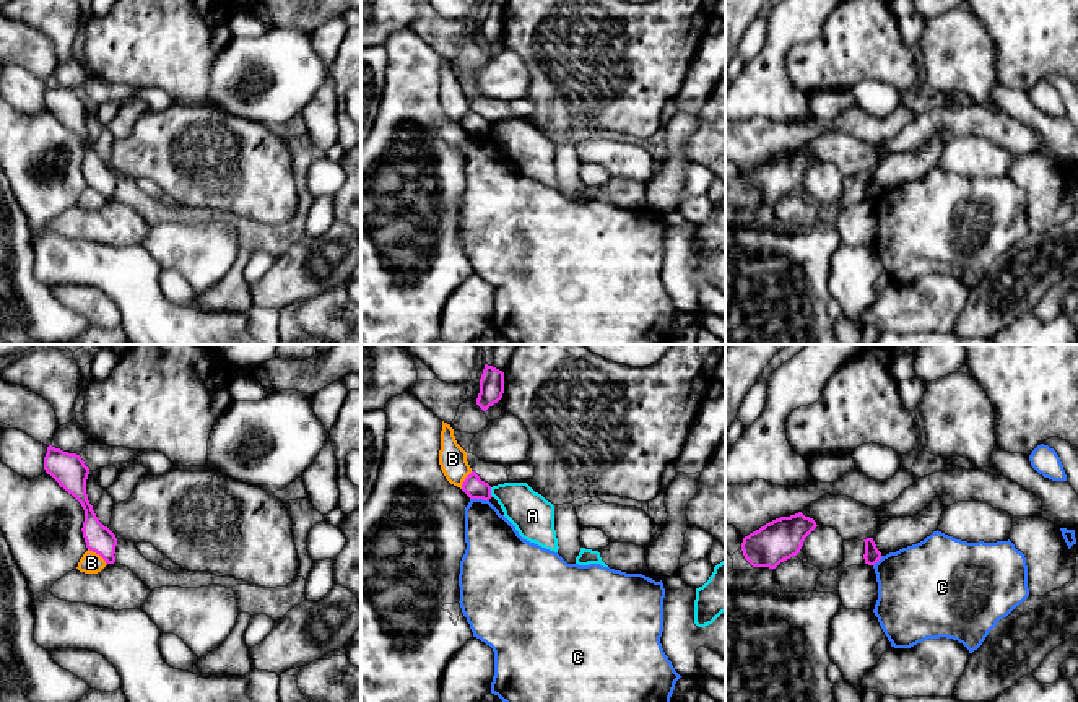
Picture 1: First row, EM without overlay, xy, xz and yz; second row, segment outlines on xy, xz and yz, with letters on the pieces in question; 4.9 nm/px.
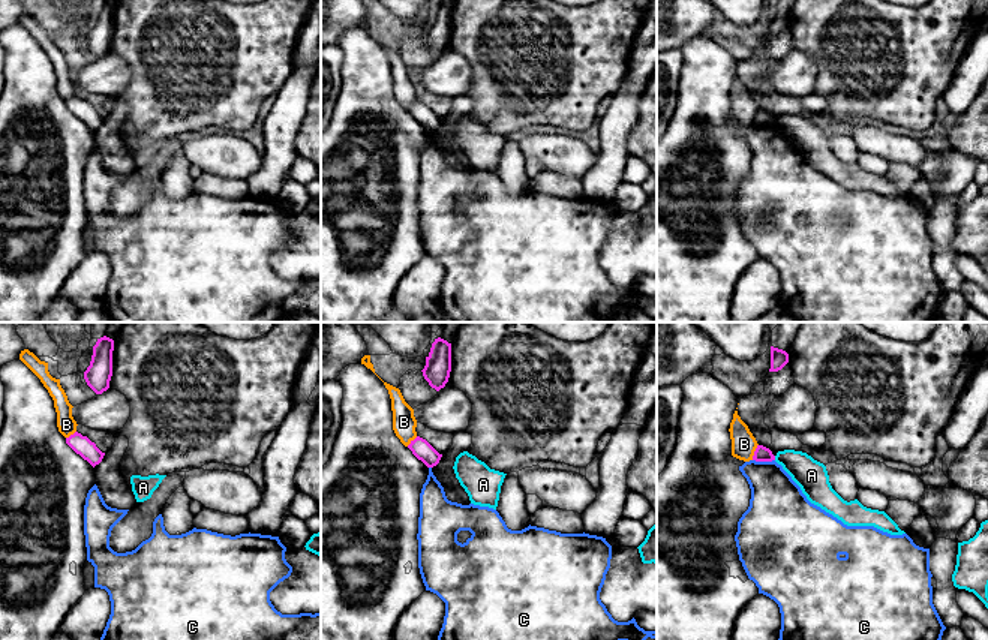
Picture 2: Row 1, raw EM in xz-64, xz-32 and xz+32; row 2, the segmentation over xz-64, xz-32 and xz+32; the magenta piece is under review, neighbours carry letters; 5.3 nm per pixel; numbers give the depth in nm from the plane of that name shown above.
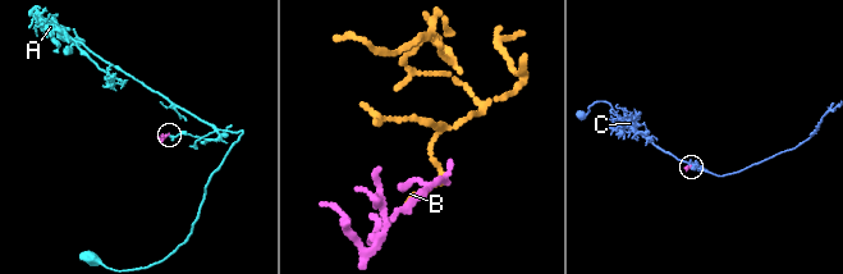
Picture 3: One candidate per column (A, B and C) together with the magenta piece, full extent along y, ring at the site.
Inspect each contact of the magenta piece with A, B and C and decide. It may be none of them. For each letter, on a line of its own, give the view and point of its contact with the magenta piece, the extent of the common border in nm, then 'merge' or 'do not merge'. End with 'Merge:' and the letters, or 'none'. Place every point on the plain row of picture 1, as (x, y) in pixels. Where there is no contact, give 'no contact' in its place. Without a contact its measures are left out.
A: xz (490, 129) | 50 nm | do not merge
B: xy (98, 189) | 130 nm | do not merge
C: xz (480, 134) | 100 nm | do not merge
Merge: none

